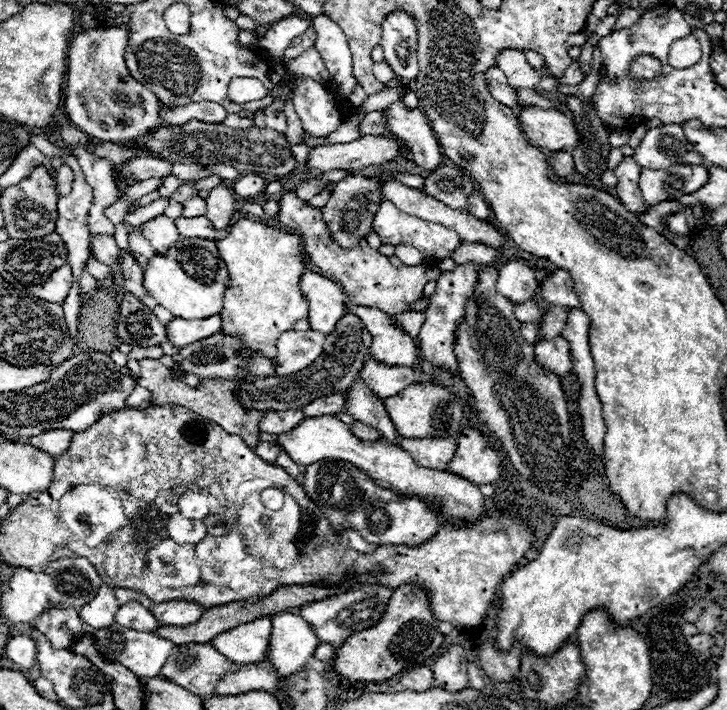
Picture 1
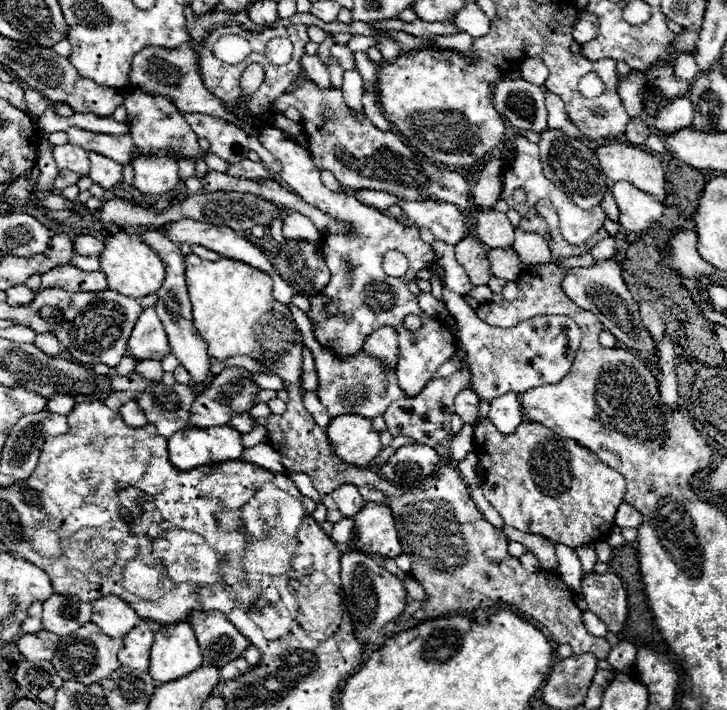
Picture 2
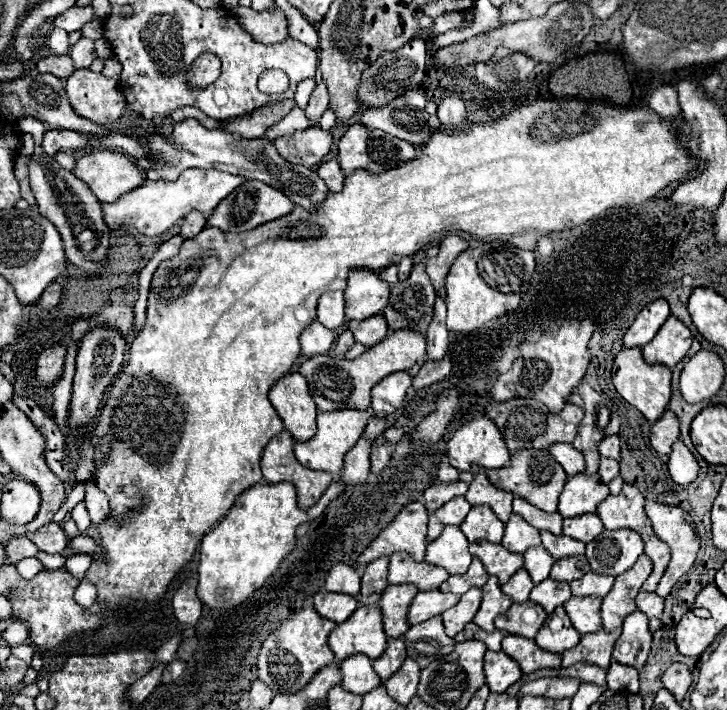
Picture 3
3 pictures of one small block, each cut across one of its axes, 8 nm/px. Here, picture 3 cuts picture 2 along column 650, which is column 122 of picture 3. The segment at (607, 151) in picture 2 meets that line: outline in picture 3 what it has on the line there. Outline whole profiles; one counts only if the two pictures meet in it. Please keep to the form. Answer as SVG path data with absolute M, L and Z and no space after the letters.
M94 150L94 152L78 158L72 172L76 178L80 178L92 190L92 194L98 198L98 202L106 202L106 204L116 202L122 194L132 192L136 186L140 186L144 182L138 168L128 160L128 156L110 152L110 150Z

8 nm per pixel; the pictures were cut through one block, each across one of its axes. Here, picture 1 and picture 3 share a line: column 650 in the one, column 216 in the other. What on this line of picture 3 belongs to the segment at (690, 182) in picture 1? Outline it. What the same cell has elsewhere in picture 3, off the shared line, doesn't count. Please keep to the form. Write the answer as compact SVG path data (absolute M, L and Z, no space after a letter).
M188 168L174 182L164 182L164 180L150 182L150 180L146 180L146 184L124 194L118 202L102 204L102 214L104 214L110 230L116 230L124 224L130 224L130 226L136 226L140 230L140 234L144 234L144 236L160 236L192 210L198 210L202 214L210 214L210 210L214 210L220 200L224 200L230 192L234 192L244 182L246 182L244 176L224 174L220 170Z

